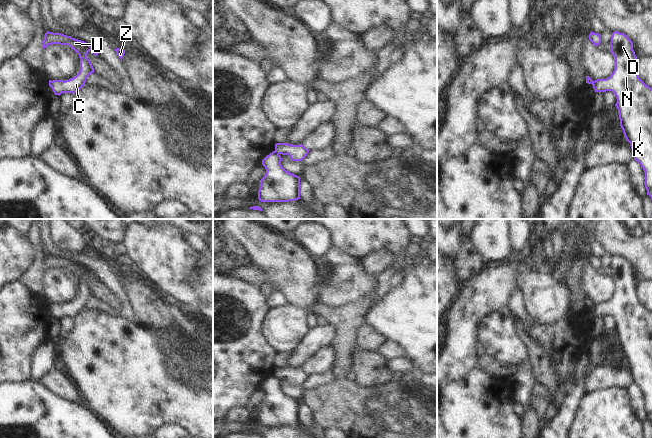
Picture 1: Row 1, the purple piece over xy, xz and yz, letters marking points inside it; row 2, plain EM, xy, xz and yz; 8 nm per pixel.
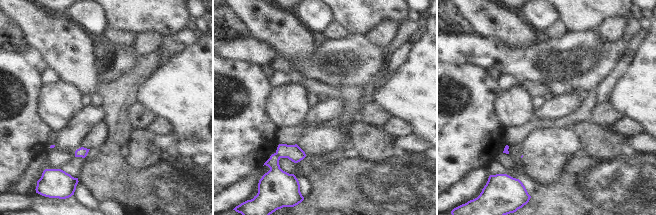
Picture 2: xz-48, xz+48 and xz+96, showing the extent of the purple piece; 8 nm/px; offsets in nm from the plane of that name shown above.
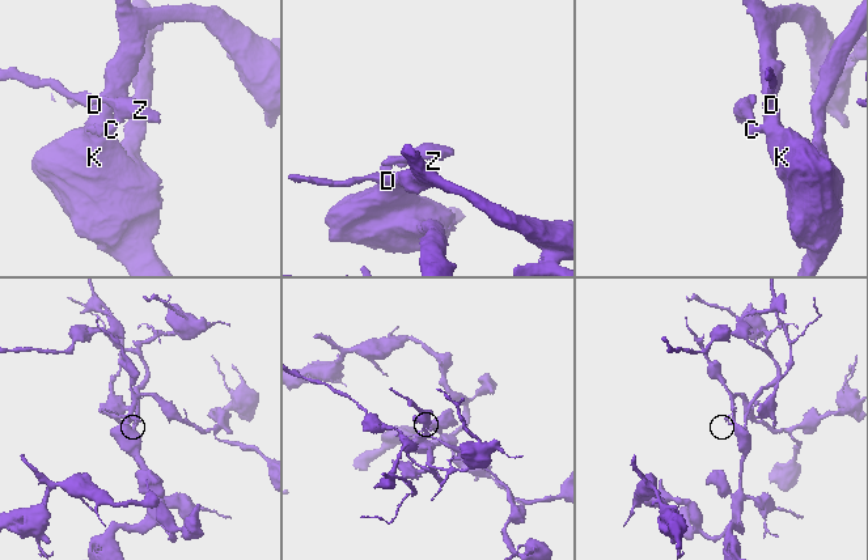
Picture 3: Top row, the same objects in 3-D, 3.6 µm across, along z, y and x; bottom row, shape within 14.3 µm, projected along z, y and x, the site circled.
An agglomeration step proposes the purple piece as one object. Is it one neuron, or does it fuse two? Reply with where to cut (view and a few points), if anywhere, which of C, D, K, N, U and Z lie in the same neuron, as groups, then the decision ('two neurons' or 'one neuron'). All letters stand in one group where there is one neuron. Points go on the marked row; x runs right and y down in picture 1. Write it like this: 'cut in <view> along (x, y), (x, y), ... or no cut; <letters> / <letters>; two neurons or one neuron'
cut in xz along (275, 150), (278, 154); C U Z / D K N; two neurons

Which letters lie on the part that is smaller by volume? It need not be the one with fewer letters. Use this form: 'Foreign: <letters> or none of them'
Foreign: C, U, Z

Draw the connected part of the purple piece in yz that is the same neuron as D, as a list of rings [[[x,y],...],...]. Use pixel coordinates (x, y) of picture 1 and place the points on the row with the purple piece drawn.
[[[614,31],[611,36],[610,52],[615,58],[615,69],[610,77],[593,82],[595,92],[612,91],[617,102],[620,126],[624,137],[630,143],[634,159],[641,165],[645,173],[645,188],[652,199],[652,88],[638,76],[636,55],[633,42],[624,33]]]

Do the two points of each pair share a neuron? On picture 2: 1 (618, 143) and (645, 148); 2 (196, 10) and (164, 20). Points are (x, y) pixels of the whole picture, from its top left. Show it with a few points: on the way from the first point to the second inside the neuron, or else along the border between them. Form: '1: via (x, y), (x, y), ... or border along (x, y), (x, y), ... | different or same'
1: border along (627, 136), (626, 143), (629, 153) | different
2: border along (189, 10), (192, 15) | different

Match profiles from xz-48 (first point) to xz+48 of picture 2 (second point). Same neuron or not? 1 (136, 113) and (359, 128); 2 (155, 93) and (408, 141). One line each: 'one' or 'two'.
1: two
2: two

